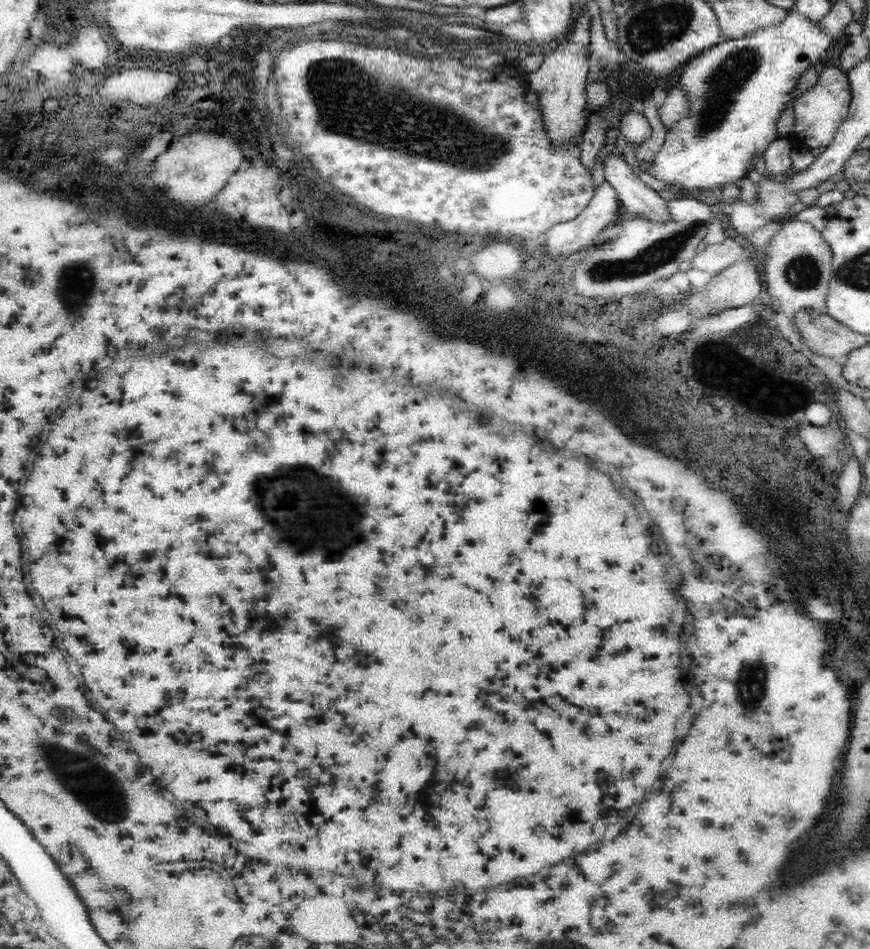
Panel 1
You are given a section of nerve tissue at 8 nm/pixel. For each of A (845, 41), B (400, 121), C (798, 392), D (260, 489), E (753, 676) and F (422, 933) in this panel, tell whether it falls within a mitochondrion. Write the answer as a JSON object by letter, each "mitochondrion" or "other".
{"A":"other","B":"mitochondrion","C":"other","D":"other","E":"mitochondrion","F":"other"}

